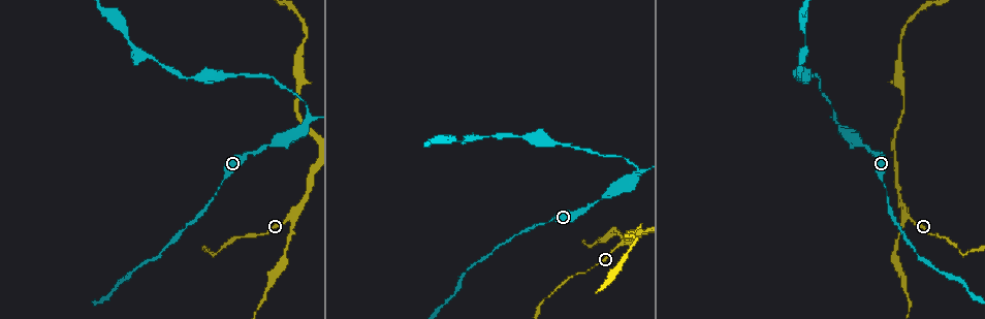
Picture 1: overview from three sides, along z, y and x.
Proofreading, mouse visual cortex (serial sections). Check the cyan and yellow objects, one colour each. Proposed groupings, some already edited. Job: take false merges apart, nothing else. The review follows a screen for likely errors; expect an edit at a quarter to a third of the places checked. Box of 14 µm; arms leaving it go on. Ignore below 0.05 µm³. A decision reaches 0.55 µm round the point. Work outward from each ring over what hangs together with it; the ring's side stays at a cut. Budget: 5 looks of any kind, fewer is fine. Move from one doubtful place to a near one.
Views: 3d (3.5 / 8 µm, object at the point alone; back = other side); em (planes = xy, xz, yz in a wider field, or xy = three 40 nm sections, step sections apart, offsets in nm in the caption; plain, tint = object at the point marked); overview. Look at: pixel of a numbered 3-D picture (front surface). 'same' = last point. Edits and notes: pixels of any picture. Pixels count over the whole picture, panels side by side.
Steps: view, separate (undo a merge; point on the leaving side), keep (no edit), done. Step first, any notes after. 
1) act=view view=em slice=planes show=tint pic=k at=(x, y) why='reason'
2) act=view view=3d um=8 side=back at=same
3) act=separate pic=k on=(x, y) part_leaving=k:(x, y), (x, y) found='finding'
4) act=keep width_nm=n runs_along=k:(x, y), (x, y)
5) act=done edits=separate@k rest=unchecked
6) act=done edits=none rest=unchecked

act=view view=3d um=8 pic=1 at=(837, 119)

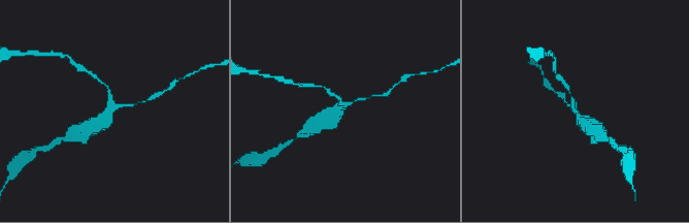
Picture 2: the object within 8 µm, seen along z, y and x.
act=view view=3d um=3.5 pic=2 at=(575, 109) why='zoom in'

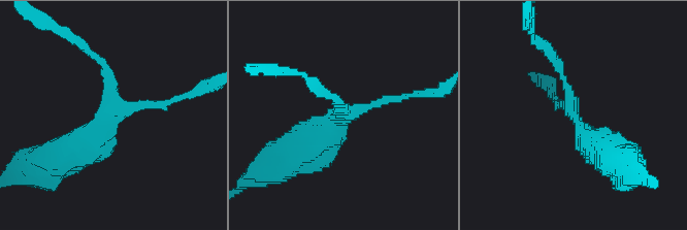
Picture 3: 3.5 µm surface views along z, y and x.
act=view view=em slice=xy step=2 show=tint pic=3 at=(346, 116) why='now the EM'

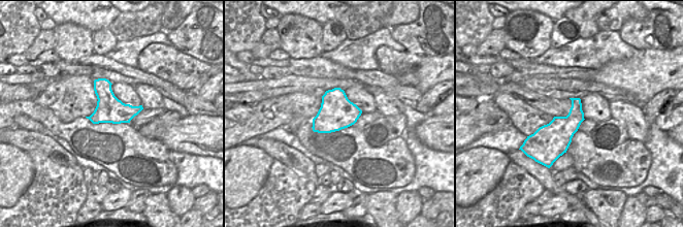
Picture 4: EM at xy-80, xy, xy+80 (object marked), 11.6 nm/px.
act=keep found='all the same cell'

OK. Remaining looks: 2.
act=view view=3d um=8 pic=1 at=(158, 60) why='narrows sharply'

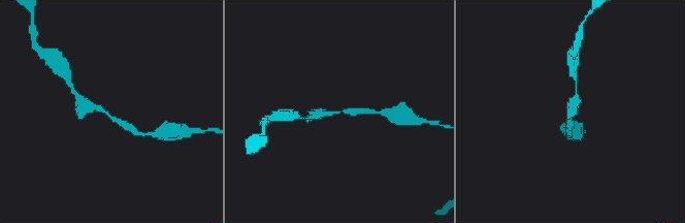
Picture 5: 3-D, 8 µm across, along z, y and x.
act=view view=em slice=xy step=3 show=tint pic=5 at=(340, 111) arm_widths_nm=250,350

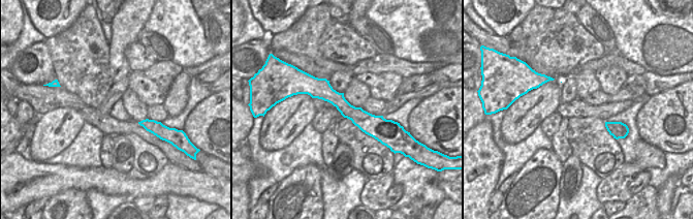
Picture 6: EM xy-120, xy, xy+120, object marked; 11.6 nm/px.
act=keep found='all the same cell'

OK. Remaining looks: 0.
act=done edits=none rest=unchecked

